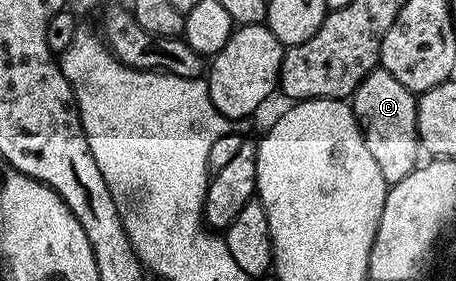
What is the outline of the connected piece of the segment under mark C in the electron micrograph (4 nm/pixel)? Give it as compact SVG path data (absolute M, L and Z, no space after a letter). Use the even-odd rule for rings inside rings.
M374 68L357 86L354 96L350 97L351 111L361 122L361 144L373 154L373 162L381 166L381 174L388 185L401 182L421 163L421 145L417 131L416 93L411 92L389 70Z

